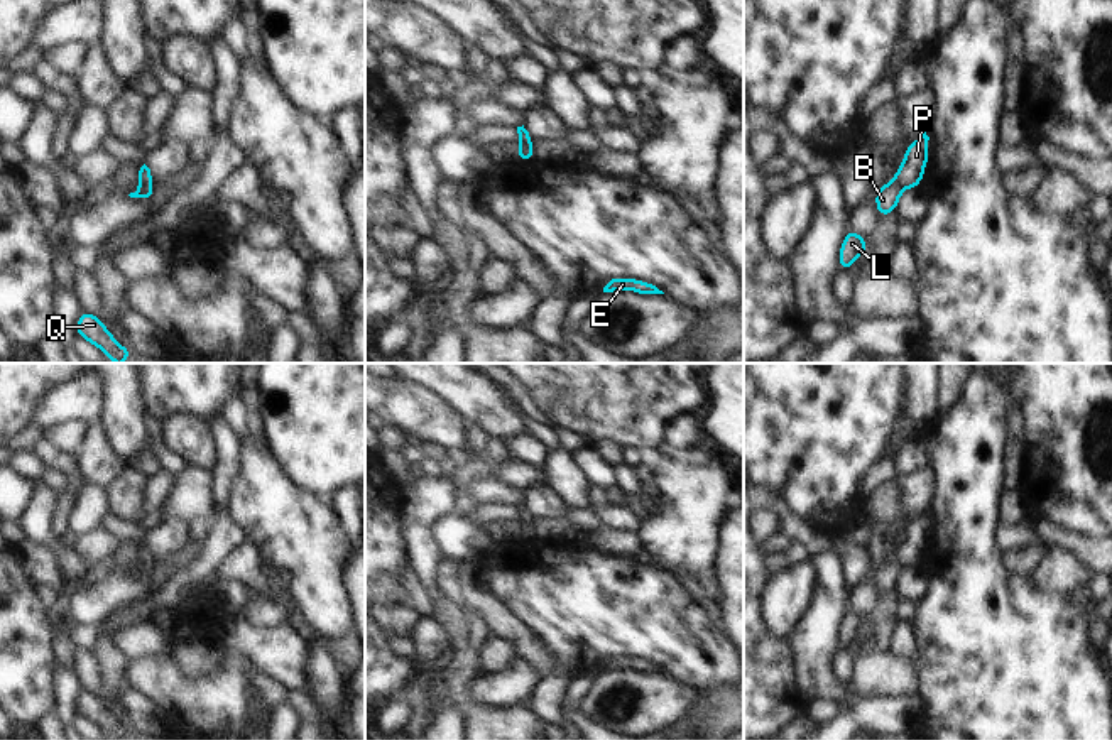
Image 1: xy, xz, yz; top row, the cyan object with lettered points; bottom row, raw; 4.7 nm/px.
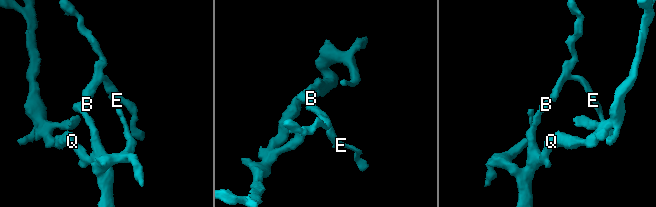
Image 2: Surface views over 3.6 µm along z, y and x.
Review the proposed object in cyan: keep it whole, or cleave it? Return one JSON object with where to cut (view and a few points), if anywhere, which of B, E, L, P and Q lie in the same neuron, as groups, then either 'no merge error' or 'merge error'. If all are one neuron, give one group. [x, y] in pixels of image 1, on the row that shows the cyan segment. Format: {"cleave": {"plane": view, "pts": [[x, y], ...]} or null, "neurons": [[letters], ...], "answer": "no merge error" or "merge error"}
{"cleave": null, "neurons": [["B", "E", "L", "P", "Q"]], "answer": "no merge error"}

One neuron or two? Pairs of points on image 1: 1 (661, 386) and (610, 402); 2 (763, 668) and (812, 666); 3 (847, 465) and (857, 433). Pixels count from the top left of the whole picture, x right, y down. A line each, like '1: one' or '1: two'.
1: one
2: two
3: one

